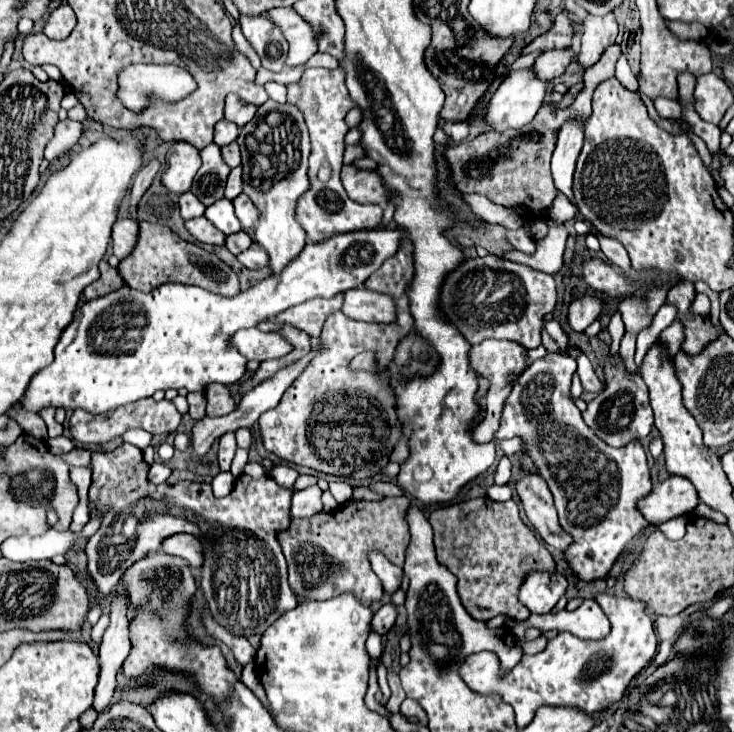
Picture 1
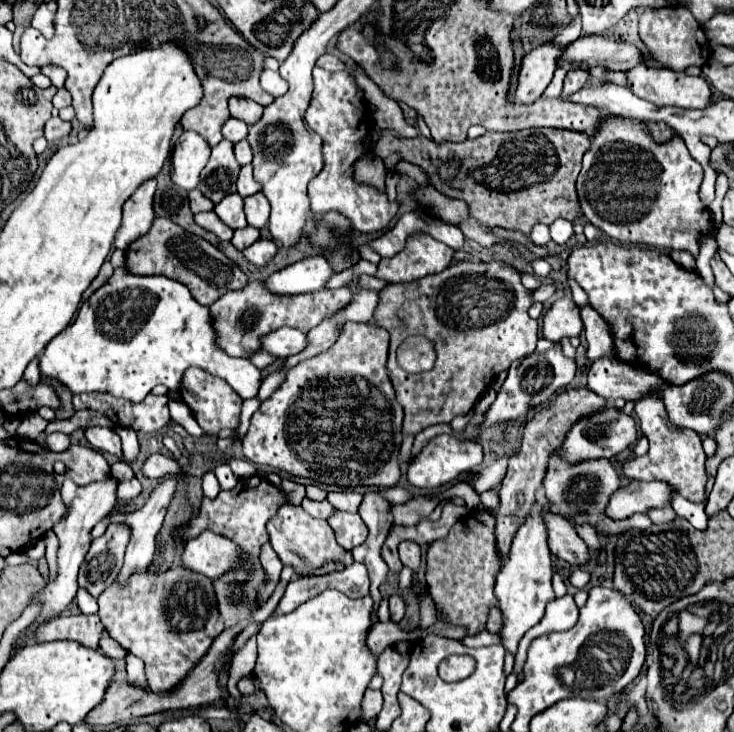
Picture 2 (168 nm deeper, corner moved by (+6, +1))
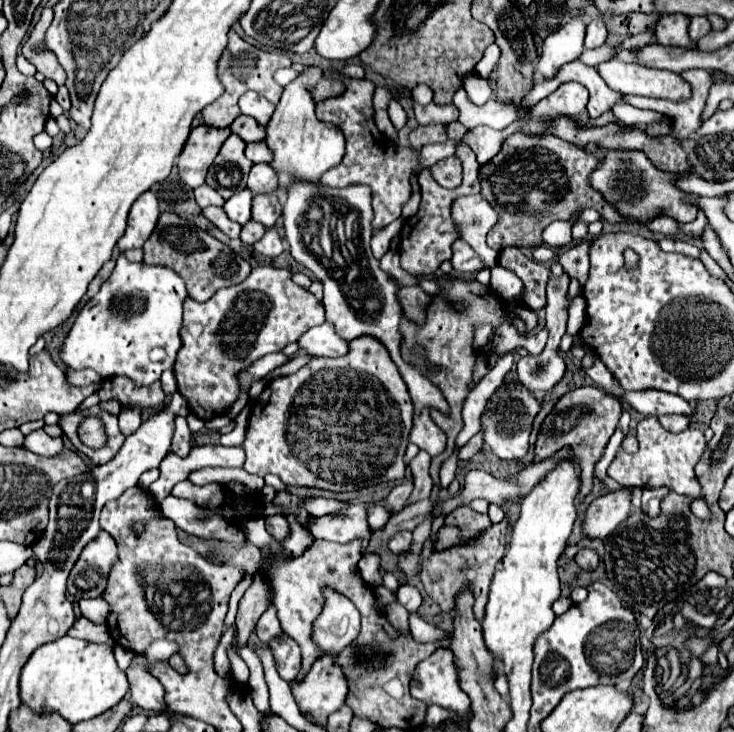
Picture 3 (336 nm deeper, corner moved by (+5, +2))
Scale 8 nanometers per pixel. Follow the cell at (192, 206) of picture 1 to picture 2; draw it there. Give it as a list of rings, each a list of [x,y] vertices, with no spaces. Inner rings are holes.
[[[192,190],[192,192],[188,192],[188,200],[190,200],[190,210],[196,214],[196,212],[206,212],[206,210],[212,210],[214,208],[214,204],[208,200],[208,198],[204,198],[202,194],[200,194],[200,190]]]

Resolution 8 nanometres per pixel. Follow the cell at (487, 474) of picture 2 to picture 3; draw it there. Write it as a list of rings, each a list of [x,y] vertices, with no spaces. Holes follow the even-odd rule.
[[[365,553],[359,559],[359,573],[361,573],[365,583],[369,583],[369,585],[379,585],[381,583],[379,565],[381,565],[381,557],[375,555],[375,553]]]

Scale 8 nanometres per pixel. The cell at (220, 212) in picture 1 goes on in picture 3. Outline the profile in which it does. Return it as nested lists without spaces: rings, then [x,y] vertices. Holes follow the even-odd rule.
[[[243,189],[235,193],[223,207],[229,219],[245,225],[251,219],[251,201],[253,201],[253,193],[249,189]]]

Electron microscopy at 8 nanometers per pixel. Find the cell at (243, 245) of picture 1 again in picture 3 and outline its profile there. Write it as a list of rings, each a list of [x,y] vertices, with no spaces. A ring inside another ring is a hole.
[[[249,221],[249,223],[245,223],[245,225],[243,225],[241,241],[243,241],[243,243],[247,243],[247,245],[253,245],[253,243],[257,243],[263,235],[265,235],[265,225],[255,223],[255,221]]]

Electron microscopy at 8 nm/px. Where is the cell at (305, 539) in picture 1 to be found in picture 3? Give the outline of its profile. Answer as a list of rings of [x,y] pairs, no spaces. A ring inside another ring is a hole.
[[[273,515],[265,519],[265,529],[269,531],[269,535],[273,535],[277,541],[283,541],[285,537],[289,537],[289,525],[287,519],[283,515]]]

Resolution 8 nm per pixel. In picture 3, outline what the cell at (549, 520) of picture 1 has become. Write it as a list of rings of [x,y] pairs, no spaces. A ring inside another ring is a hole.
[[[581,549],[577,555],[575,555],[575,561],[581,569],[587,569],[587,571],[593,571],[599,563],[599,555],[593,551],[593,549]]]

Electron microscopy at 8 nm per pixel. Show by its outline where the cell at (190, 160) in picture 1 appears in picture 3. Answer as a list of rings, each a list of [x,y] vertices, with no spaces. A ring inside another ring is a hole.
[[[197,125],[191,131],[191,137],[187,139],[179,159],[179,177],[189,187],[199,187],[205,183],[205,175],[213,159],[217,157],[221,145],[231,135],[231,129],[217,129],[213,125]]]

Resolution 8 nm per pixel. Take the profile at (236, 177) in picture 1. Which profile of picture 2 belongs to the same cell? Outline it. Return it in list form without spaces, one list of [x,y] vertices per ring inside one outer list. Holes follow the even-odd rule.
[[[250,164],[240,168],[238,180],[236,180],[236,192],[238,192],[240,196],[250,196],[250,194],[260,192],[260,184],[254,182],[254,178],[252,178],[252,166],[250,166]]]

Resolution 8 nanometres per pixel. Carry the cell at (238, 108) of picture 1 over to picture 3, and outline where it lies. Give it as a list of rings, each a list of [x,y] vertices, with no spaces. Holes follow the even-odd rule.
[[[243,93],[241,99],[239,99],[239,107],[241,107],[241,113],[243,115],[249,115],[253,119],[257,119],[259,125],[267,125],[273,111],[275,111],[275,105],[265,101],[265,97],[261,97],[259,93]]]

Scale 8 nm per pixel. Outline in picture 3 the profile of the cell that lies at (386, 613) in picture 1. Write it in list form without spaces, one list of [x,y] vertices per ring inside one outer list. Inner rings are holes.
[[[401,585],[397,591],[397,601],[407,609],[407,611],[417,611],[421,605],[421,593],[413,585]]]

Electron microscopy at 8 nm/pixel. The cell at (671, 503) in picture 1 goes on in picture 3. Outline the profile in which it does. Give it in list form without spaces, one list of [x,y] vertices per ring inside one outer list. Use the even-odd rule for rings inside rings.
[[[631,489],[613,491],[597,497],[585,511],[583,533],[589,539],[605,539],[631,513]]]

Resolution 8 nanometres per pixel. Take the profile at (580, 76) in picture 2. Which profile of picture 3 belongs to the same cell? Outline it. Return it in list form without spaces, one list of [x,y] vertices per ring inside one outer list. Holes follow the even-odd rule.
[[[563,83],[555,93],[539,101],[531,113],[547,117],[577,117],[587,111],[589,93],[581,83]]]

